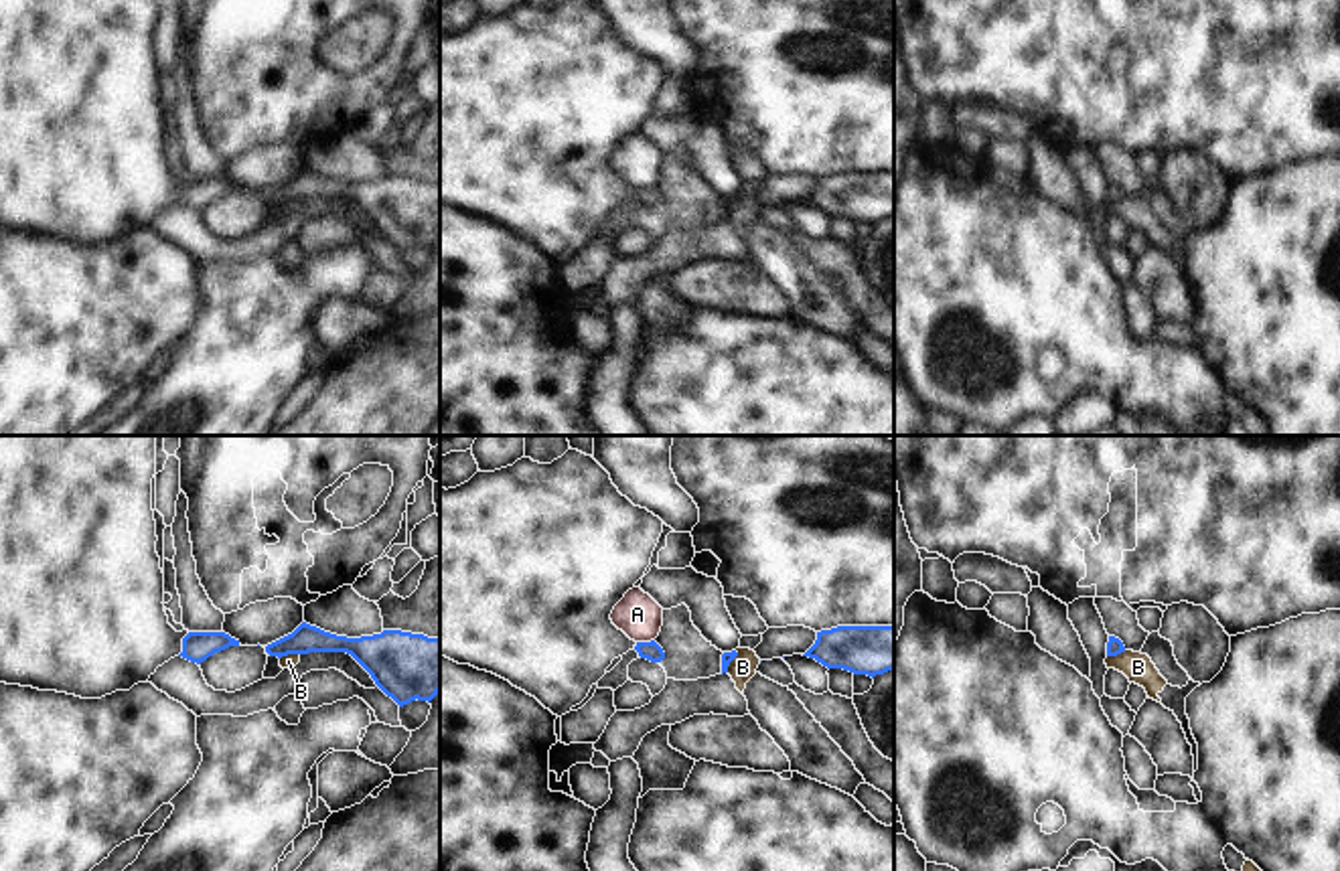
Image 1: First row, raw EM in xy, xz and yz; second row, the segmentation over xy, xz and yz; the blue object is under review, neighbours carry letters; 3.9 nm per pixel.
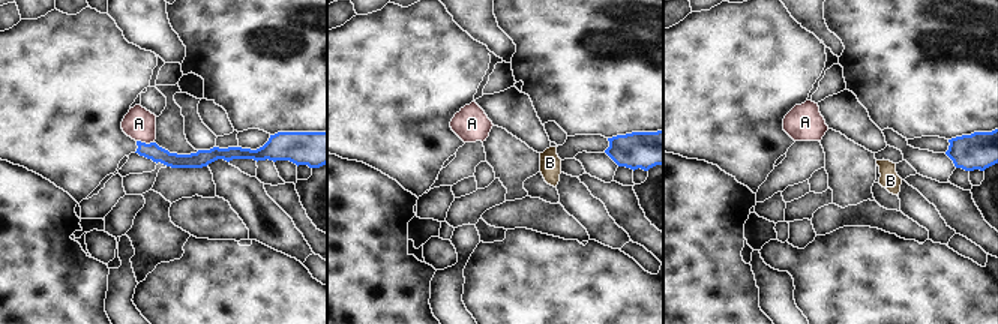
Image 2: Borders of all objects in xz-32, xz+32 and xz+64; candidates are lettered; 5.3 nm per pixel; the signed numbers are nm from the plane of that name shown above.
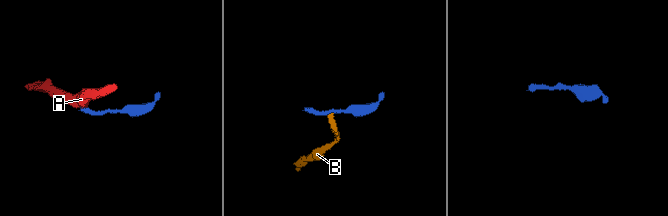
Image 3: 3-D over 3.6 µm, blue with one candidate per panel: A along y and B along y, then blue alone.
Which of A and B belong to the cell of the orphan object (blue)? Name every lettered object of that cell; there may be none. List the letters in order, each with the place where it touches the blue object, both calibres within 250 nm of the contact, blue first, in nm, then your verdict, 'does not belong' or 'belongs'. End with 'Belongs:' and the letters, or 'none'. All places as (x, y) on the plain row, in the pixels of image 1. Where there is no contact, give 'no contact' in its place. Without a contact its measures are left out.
A: contact xz (645, 189); calibres 80 and 180 nm; does not belong
B: contact yz (1115, 201); calibres 70 and 120 nm; does not belong
Belongs: none

